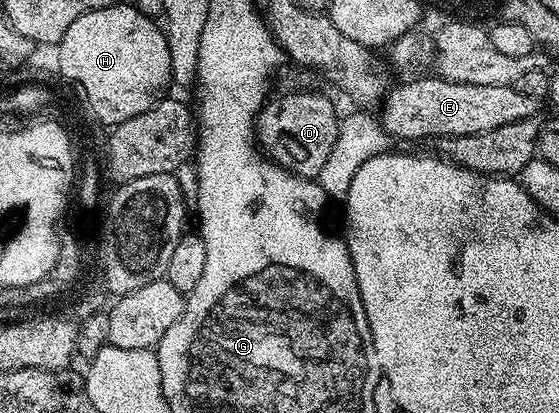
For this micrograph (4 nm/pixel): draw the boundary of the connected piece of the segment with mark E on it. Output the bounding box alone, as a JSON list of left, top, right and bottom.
[381,75,540,141]

